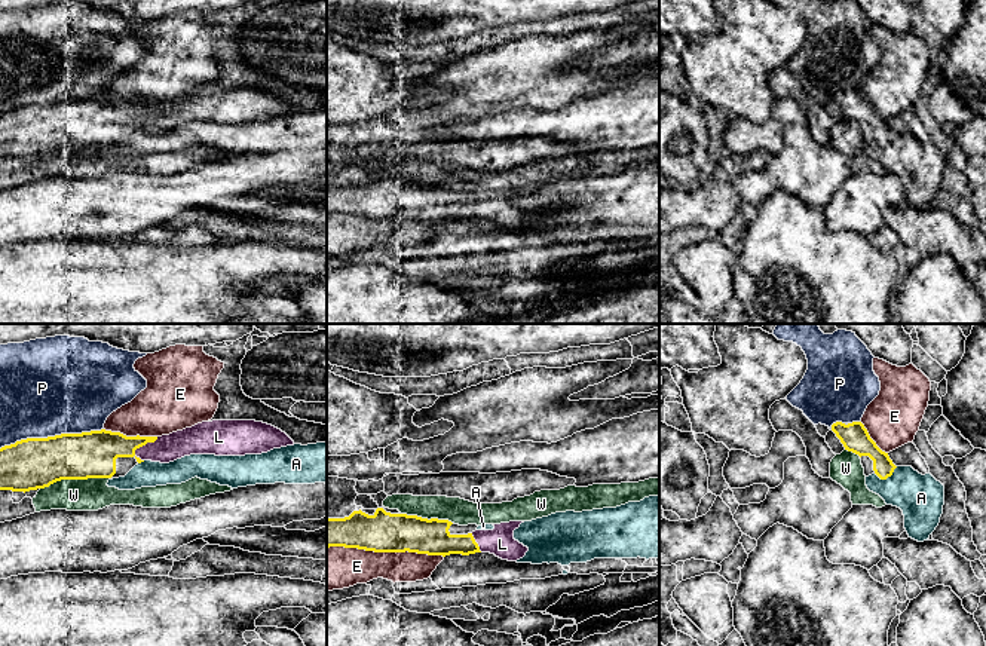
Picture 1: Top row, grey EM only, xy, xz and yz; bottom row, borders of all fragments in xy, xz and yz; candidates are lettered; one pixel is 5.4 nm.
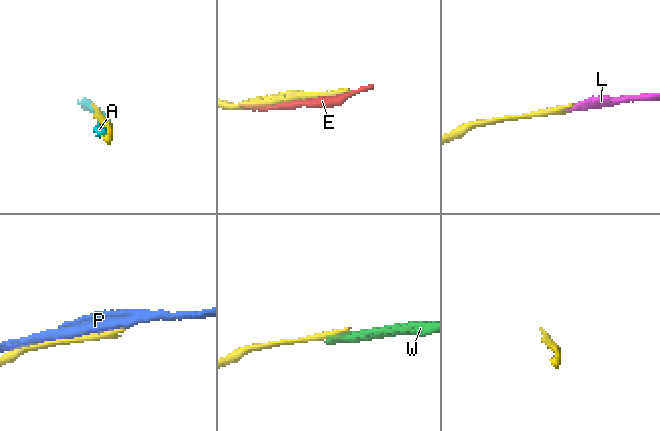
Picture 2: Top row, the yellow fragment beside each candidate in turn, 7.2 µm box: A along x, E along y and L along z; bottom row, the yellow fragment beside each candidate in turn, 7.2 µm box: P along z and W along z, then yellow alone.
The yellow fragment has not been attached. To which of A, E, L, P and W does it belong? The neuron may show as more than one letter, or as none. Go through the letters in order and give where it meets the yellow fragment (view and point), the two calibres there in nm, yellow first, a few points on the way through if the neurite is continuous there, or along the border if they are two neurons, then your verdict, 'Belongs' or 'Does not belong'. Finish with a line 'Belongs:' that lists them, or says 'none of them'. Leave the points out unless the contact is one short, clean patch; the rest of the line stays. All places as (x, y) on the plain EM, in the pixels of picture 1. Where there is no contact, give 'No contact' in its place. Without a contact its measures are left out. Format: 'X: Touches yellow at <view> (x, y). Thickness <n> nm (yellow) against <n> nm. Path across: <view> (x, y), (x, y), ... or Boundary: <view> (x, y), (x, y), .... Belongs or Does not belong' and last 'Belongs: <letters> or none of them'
A: Touches yellow at yz (887, 144). Thickness 140 nm (yellow) against 260 nm. Does not belong
E: Touches yellow at xz (385, 219). Thickness 220 nm (yellow) against 220 nm. Does not belong
L: Touches yellow at xy (144, 112). Thickness 200 nm (yellow) against 150 nm. Belongs
P: Touches yellow at xy (51, 104). Thickness 280 nm (yellow) against 480 nm. Does not belong
W: Touches yellow at xy (74, 146). Thickness 280 nm (yellow) against 180 nm. Does not belong
Belongs: L

